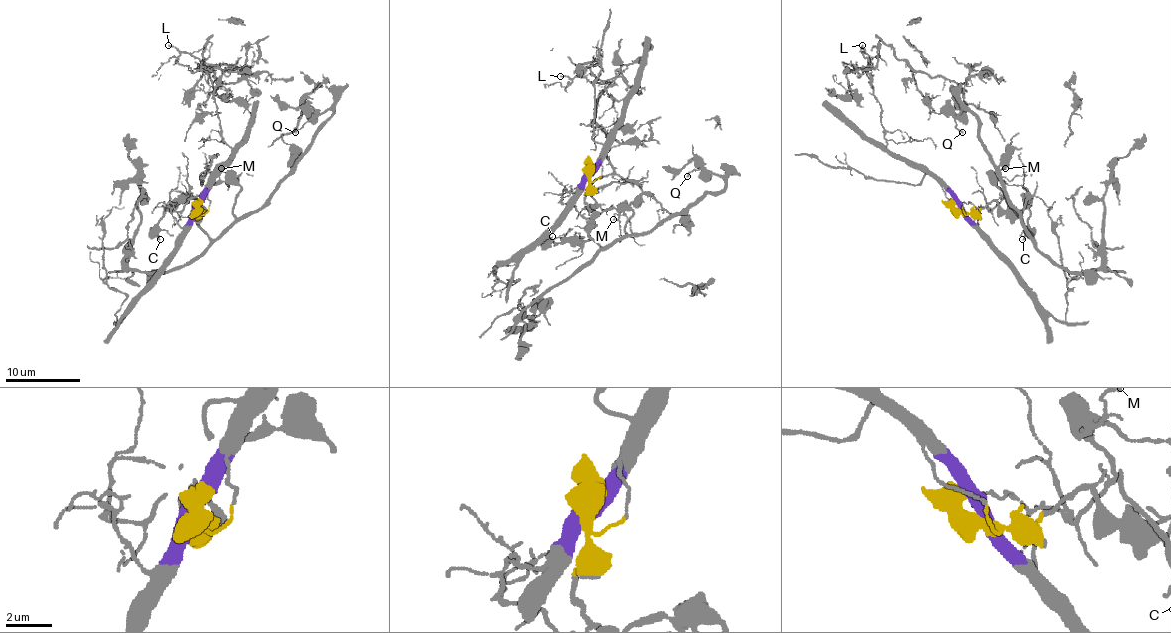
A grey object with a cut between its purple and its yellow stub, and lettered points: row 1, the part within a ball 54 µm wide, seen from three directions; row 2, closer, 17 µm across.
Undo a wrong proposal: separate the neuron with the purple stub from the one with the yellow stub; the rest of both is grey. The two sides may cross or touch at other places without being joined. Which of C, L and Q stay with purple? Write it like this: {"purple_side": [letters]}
{"purple_side": ["L"]}

